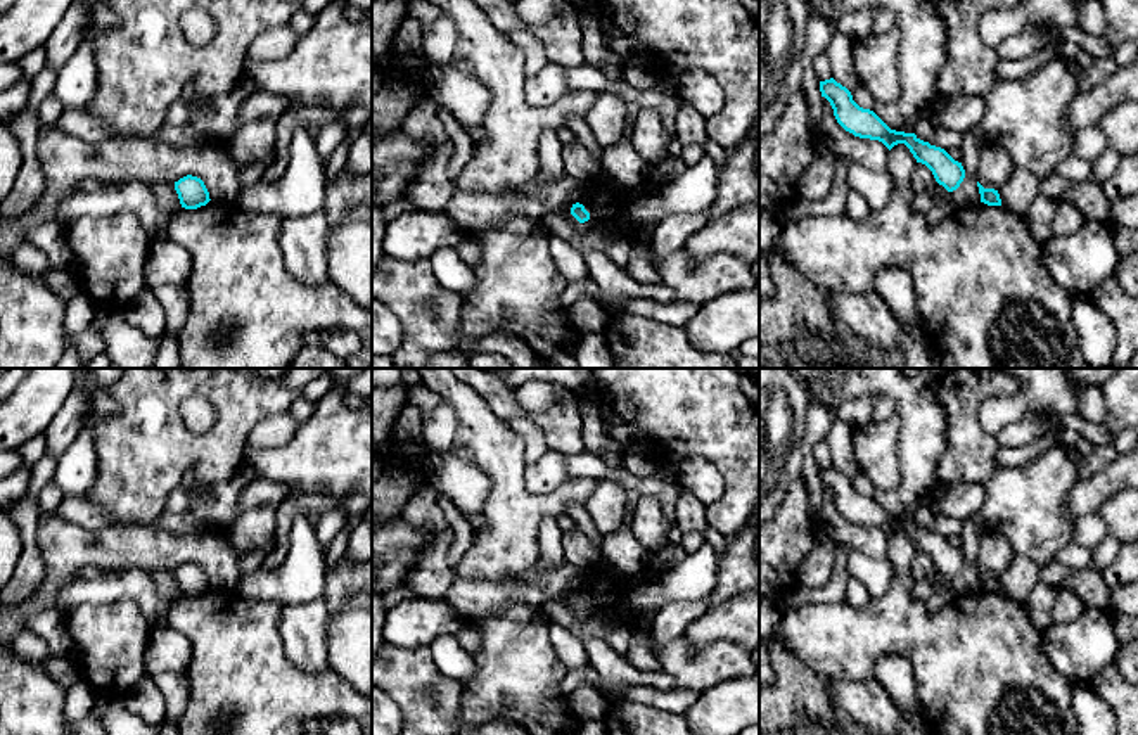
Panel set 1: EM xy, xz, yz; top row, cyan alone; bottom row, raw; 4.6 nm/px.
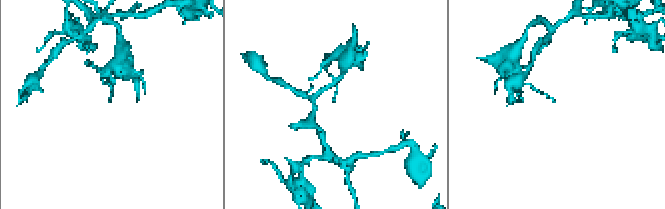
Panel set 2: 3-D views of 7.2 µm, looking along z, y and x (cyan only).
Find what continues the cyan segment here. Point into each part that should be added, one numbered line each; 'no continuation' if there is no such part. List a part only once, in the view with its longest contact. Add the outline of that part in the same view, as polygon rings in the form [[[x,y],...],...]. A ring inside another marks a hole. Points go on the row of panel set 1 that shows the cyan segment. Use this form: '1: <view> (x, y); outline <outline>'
no continuation

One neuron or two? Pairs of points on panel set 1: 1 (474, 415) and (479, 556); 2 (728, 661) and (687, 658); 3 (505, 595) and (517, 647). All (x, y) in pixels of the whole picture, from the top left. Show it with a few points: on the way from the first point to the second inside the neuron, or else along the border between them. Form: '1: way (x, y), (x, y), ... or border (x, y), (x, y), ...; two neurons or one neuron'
1: way (497, 450), (504, 462), (504, 521); one neuron
2: way (718, 661), (697, 661); one neuron
3: border (538, 606), (512, 602), (502, 611), (469, 619); two neurons

